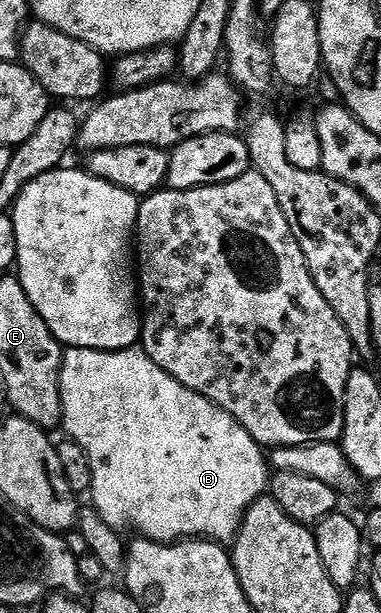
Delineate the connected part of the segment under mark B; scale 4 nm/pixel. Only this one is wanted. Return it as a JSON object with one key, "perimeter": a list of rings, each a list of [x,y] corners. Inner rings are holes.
{"perimeter":[[[72,348],[64,351],[61,360],[61,399],[63,400],[63,416],[61,426],[66,430],[68,437],[77,442],[83,452],[91,460],[91,476],[93,488],[91,491],[91,505],[98,510],[99,515],[114,527],[118,532],[134,530],[134,535],[150,538],[152,542],[168,542],[178,540],[212,540],[218,544],[232,543],[237,537],[241,521],[249,510],[249,505],[255,499],[266,493],[271,482],[271,466],[267,461],[267,454],[263,447],[249,435],[247,428],[240,426],[223,408],[213,402],[208,402],[203,396],[191,392],[179,380],[172,378],[159,364],[155,364],[144,349],[132,350],[75,350]]]}

